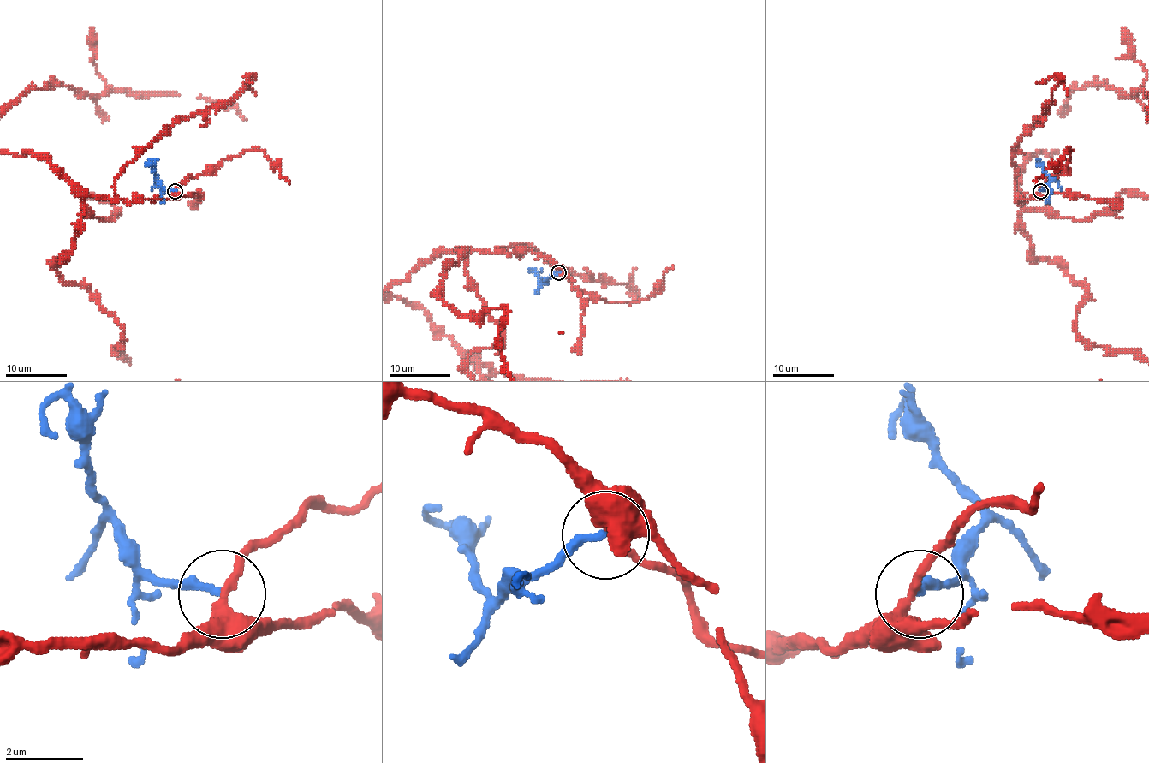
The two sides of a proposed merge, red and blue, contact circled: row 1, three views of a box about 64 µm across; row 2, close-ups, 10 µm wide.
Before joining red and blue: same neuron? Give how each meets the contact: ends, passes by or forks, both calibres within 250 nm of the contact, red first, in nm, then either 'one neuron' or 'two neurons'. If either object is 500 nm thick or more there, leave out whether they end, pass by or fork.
red passes by | blue ends | 320/200 nm | two neurons

